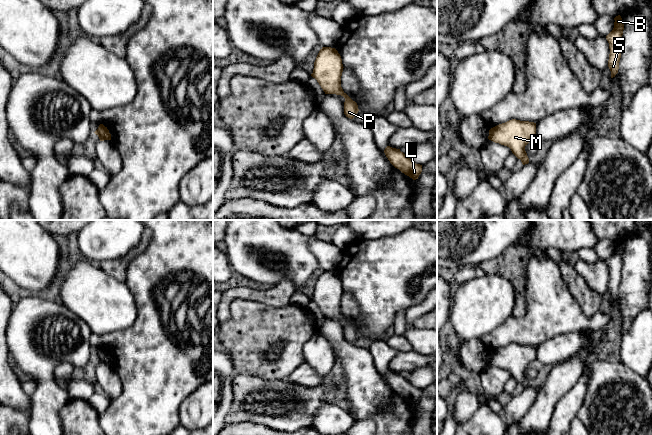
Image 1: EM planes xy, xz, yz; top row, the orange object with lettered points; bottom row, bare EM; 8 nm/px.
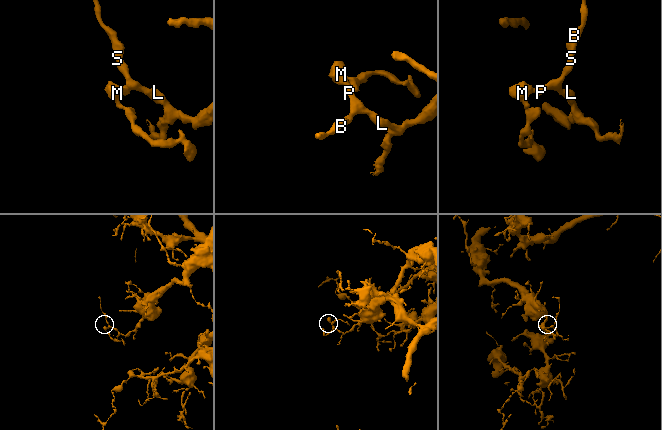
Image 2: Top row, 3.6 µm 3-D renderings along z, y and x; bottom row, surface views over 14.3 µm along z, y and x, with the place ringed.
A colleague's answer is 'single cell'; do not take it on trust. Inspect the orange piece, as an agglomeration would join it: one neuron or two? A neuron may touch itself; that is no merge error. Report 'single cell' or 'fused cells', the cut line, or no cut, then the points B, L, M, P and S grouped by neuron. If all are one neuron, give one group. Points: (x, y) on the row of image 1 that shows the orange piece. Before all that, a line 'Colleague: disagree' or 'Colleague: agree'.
Colleague: agree
single cell | no cut | B L M P S

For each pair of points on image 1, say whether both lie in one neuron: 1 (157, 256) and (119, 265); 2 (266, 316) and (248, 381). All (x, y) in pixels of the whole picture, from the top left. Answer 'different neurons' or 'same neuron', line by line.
1: different neurons
2: different neurons

